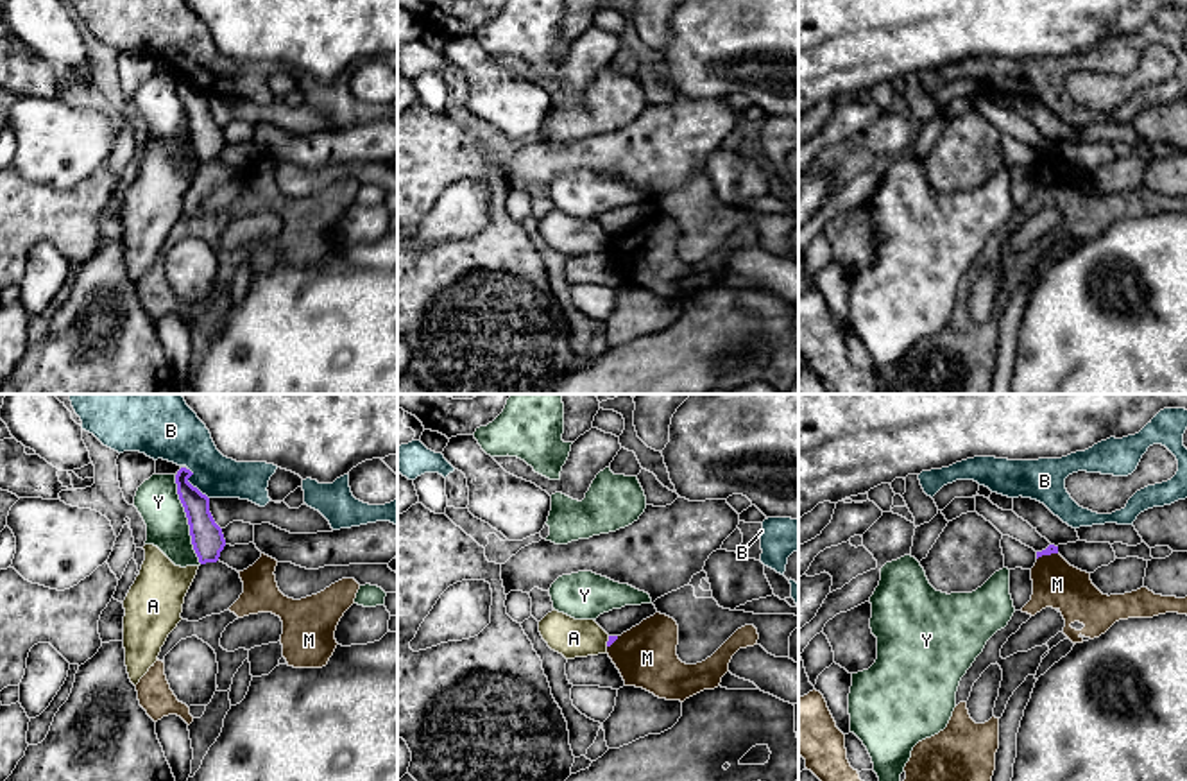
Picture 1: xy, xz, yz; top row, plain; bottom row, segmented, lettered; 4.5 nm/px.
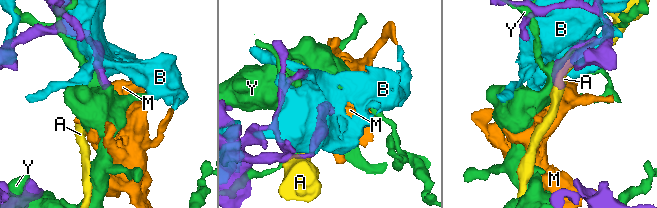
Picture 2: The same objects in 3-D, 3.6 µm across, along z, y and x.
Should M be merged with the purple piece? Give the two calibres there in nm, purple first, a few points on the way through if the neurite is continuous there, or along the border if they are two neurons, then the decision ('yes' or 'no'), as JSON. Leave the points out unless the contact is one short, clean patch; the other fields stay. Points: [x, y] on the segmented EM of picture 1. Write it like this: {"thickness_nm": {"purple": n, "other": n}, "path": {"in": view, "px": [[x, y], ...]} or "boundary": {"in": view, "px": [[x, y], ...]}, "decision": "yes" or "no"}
{"thickness_nm": {"purple": 50, "other": 220}, "boundary": {"in": "yz", "px": [[1057, 552], [1037, 559]]}, "decision": "no"}

